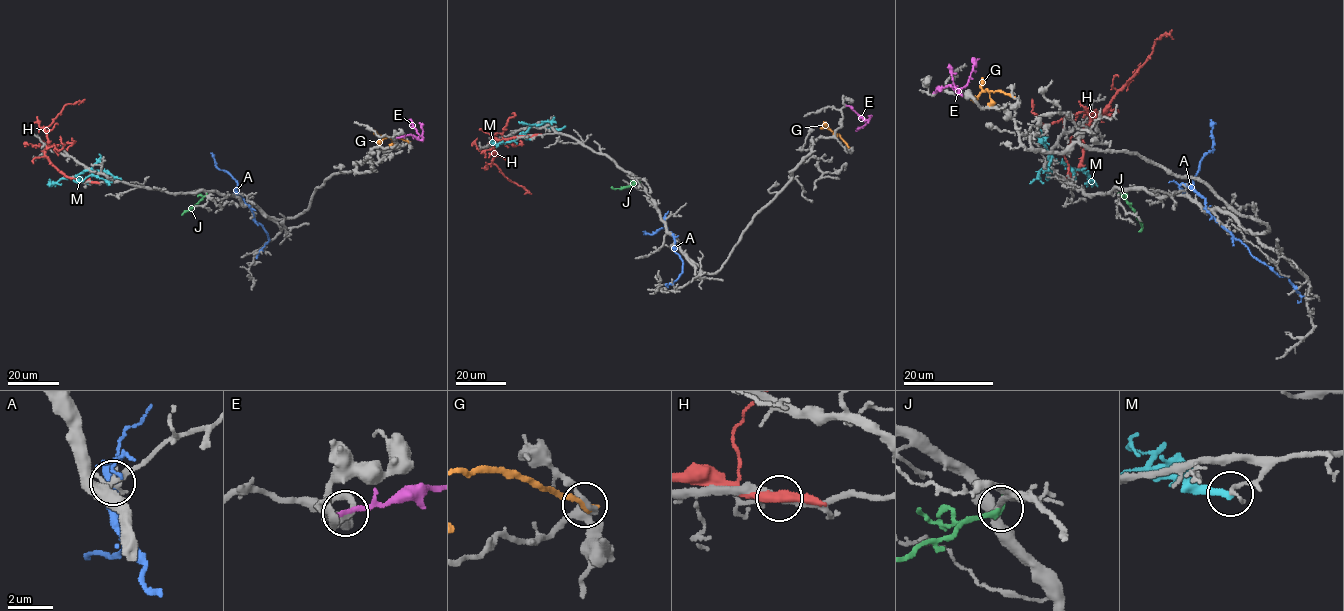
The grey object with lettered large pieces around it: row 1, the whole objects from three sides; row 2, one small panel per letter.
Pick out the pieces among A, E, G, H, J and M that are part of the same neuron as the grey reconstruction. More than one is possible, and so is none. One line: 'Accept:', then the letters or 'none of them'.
Accept: none of them

